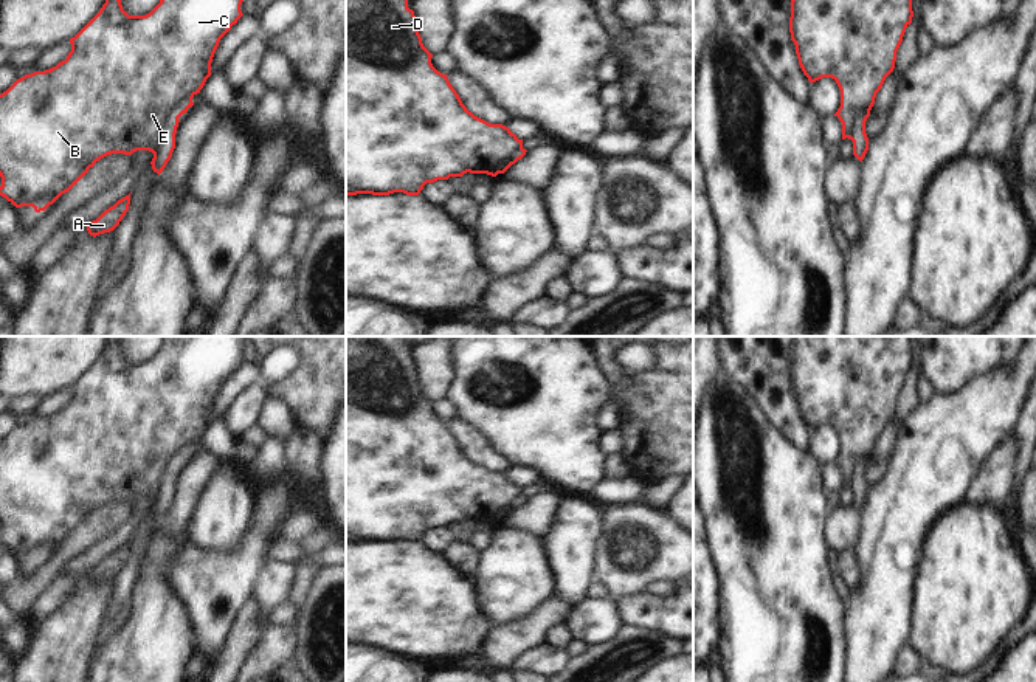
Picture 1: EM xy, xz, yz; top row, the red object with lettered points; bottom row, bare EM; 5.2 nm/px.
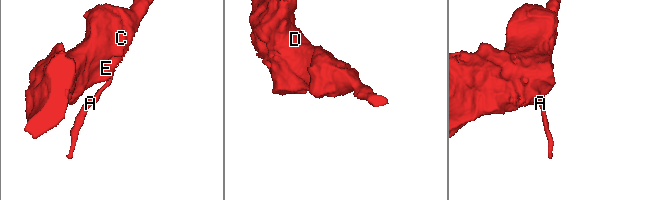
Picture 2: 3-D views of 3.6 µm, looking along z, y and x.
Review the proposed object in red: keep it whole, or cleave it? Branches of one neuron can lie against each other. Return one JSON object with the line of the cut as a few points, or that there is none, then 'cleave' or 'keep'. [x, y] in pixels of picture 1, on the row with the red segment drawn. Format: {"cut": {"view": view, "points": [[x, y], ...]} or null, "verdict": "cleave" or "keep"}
{"cut": {"view": "xy", "points": [[177, 117], [169, 123], [169, 132], [152, 152]]}, "verdict": "cleave"}

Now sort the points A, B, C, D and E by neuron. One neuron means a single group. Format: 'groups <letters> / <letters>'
groups A / B C D E

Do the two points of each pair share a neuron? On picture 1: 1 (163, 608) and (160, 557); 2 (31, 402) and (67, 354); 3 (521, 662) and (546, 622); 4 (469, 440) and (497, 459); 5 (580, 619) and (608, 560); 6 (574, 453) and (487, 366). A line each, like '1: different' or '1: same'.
1: same
2: different
3: different
4: same
5: different
6: same

